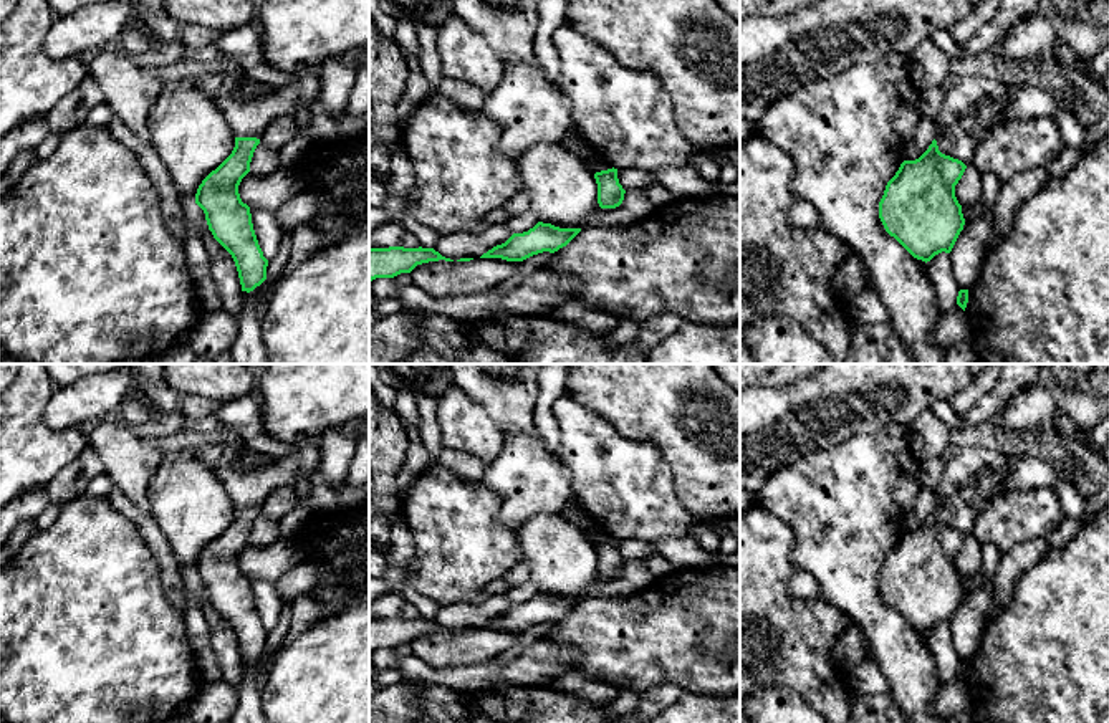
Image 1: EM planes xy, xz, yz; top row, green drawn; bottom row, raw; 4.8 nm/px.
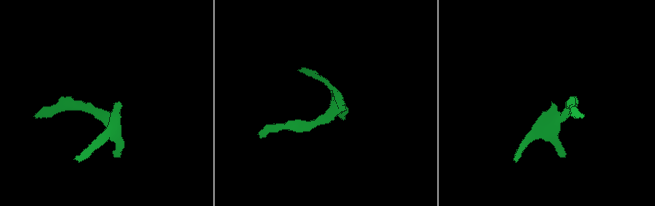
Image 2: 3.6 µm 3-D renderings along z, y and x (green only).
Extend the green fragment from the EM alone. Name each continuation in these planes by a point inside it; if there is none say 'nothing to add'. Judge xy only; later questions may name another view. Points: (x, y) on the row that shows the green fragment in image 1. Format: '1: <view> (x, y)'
1: xy (247, 118)

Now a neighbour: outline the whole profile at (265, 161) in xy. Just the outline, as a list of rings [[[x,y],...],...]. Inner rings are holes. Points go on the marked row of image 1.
[[[258,144],[250,162],[250,174],[266,175],[266,174],[273,174],[280,167],[281,167],[281,160],[278,151]]]

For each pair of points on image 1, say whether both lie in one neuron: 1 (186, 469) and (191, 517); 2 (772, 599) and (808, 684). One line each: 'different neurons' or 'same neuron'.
1: same neuron
2: same neuron

